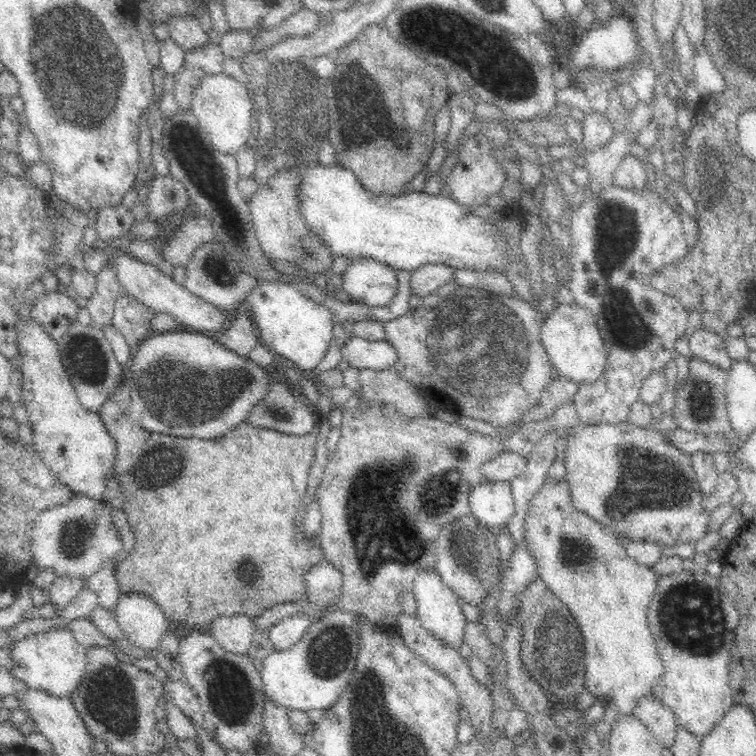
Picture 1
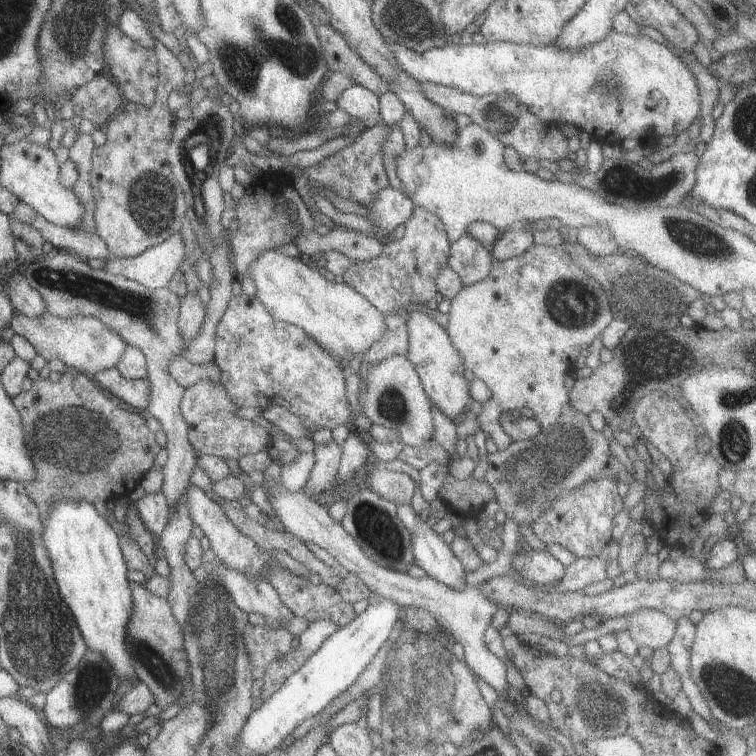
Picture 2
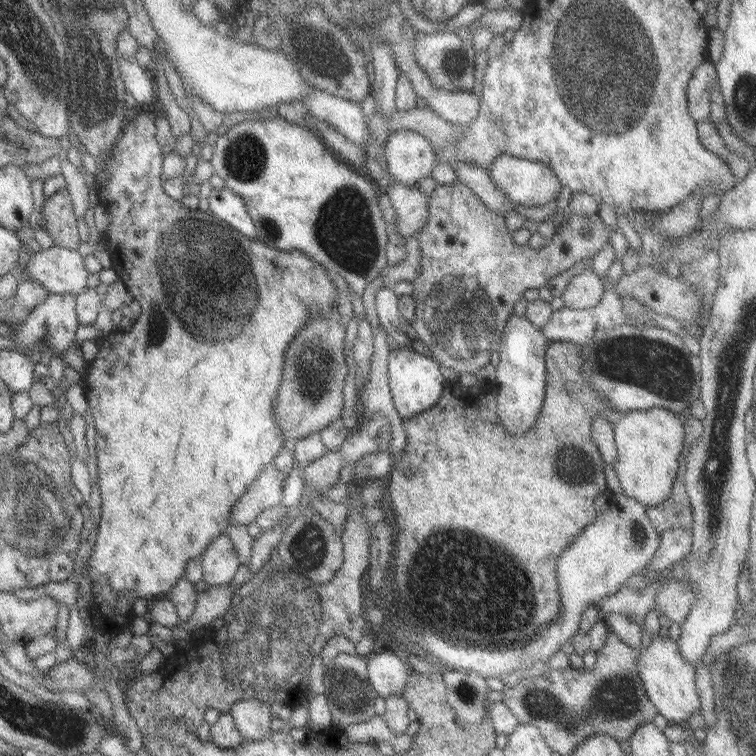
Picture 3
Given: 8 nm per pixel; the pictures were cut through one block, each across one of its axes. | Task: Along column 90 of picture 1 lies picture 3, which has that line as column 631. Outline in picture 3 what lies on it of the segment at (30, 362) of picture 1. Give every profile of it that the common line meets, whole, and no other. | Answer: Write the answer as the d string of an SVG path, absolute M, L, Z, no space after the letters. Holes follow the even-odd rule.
M653 408L645 412L617 414L611 426L617 448L613 472L621 484L623 496L637 500L643 508L655 508L663 504L671 494L679 464L677 460L685 444L685 430L679 416L661 408Z

